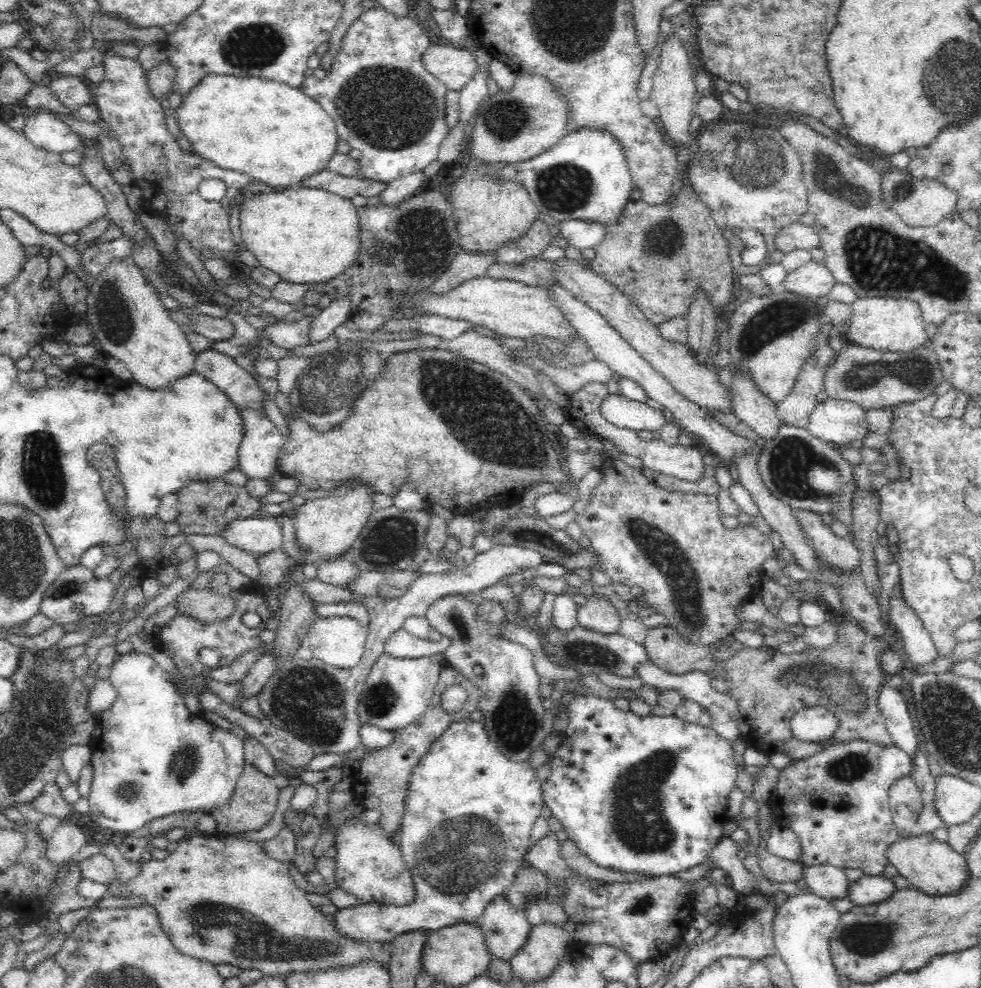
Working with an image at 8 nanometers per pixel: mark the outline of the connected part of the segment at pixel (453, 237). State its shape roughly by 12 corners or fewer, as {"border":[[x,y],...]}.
{"border":[[439,190],[357,208],[354,262],[326,282],[280,280],[308,288],[351,294],[351,318],[376,331],[400,292],[428,288],[460,250]]}

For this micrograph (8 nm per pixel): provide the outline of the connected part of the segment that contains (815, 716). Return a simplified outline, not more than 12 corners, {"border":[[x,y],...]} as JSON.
{"border":[[822,706],[802,708],[792,734],[825,742],[838,719]]}

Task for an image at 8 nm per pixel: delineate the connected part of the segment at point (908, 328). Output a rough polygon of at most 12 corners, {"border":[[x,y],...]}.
{"border":[[858,297],[849,342],[900,353],[929,340],[918,303]]}

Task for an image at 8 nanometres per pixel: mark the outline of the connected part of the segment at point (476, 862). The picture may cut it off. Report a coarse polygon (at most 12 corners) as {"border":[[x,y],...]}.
{"border":[[483,722],[413,768],[404,906],[336,908],[362,943],[476,922],[544,801]]}

